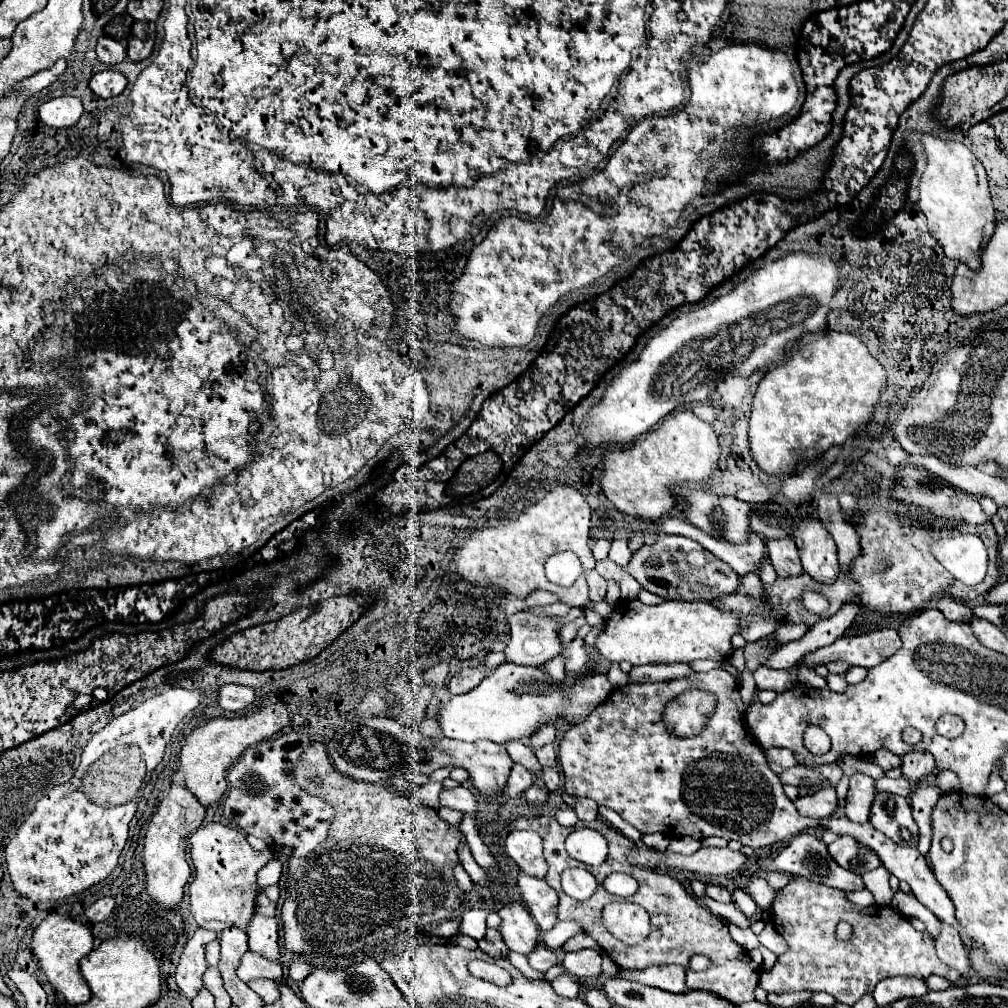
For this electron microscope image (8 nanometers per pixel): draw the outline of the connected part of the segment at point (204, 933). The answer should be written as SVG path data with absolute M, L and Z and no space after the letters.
M199 928L193 938L187 942L185 950L183 950L183 956L177 964L177 970L175 970L175 980L177 980L177 986L181 990L183 996L187 996L189 1000L195 998L197 990L203 988L203 972L207 968L207 962L205 962L205 944L211 942L215 938L215 932L213 930L203 930Z

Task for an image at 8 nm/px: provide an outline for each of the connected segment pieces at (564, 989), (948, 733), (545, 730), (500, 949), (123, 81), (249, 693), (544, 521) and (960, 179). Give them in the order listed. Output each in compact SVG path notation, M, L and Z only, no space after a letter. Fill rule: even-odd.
M561 974L559 978L555 978L551 986L559 996L565 996L565 998L573 998L573 994L579 992L579 984L569 974Z
M945 714L937 720L937 732L945 738L957 738L963 734L963 720L953 714Z
M549 722L547 726L541 726L541 730L537 732L537 736L533 738L533 748L537 750L537 748L541 748L541 746L553 742L553 740L555 740L555 724Z
M489 928L487 934L485 934L485 938L479 940L477 944L479 944L481 952L491 954L495 958L507 958L507 954L509 954L509 950L505 948L505 942L501 940L501 934L497 930L493 930L493 928Z
M107 70L107 72L99 72L91 78L89 82L91 90L101 96L101 98L113 98L113 96L119 96L125 86L127 86L127 78L121 74L121 72L115 72L115 70Z
M223 684L217 690L217 704L223 710L243 710L245 706L249 706L255 698L255 690L247 688L247 686L237 686L237 684Z
M531 484L525 490L529 496L521 500L535 500L535 496L531 496L531 490L533 494L545 496L539 496L537 502L533 502L525 512L509 512L509 516L503 516L499 520L499 524L471 532L467 540L467 582L481 588L493 588L505 596L515 596L519 600L525 600L535 590L547 590L551 594L557 594L559 602L571 608L585 608L589 604L589 586L585 574L595 568L595 558L589 548L591 508L581 492L573 486ZM563 550L573 550L583 564L583 574L571 588L551 584L545 578L543 570L545 560L551 554Z
M923 134L921 144L927 166L919 180L917 208L925 214L929 232L945 248L945 254L977 270L981 266L981 252L995 230L995 210L991 206L991 198L979 190L973 156L961 142L941 140L933 134Z

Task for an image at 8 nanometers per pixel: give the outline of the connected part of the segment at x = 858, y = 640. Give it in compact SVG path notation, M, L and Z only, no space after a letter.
M893 628L873 630L863 636L845 636L835 640L829 646L823 646L815 652L803 656L803 664L807 668L815 668L817 664L829 664L843 660L849 666L877 666L881 660L891 658L901 648L901 638Z

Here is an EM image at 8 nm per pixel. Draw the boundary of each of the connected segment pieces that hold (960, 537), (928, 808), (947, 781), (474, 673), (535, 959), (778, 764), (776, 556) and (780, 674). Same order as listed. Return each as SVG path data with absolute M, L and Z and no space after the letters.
M951 532L945 538L935 538L929 544L931 554L955 576L955 579L974 586L987 572L988 556L979 536Z
M919 784L911 794L912 816L919 826L919 852L927 856L931 846L931 816L939 800L939 790L933 784Z
M939 770L937 772L937 786L945 792L955 792L955 790L959 790L961 784L959 784L957 774L953 774L951 770Z
M463 668L461 672L457 672L449 680L449 692L451 694L465 694L465 692L473 690L485 676L487 674L481 668Z
M537 944L535 950L529 952L529 964L531 964L531 968L535 968L539 972L547 972L551 966L557 964L557 958L555 958L555 954L551 950Z
M769 748L769 750L765 750L765 756L767 756L767 762L769 762L769 768L775 774L783 772L785 768L797 766L795 754L791 750L787 750L787 748Z
M789 536L779 538L779 540L767 540L765 548L779 576L795 576L803 570L801 560L799 560L799 550Z
M759 666L753 672L753 678L757 682L759 690L773 690L773 692L785 692L791 690L797 684L797 676L795 672L789 670L771 670L765 666Z

